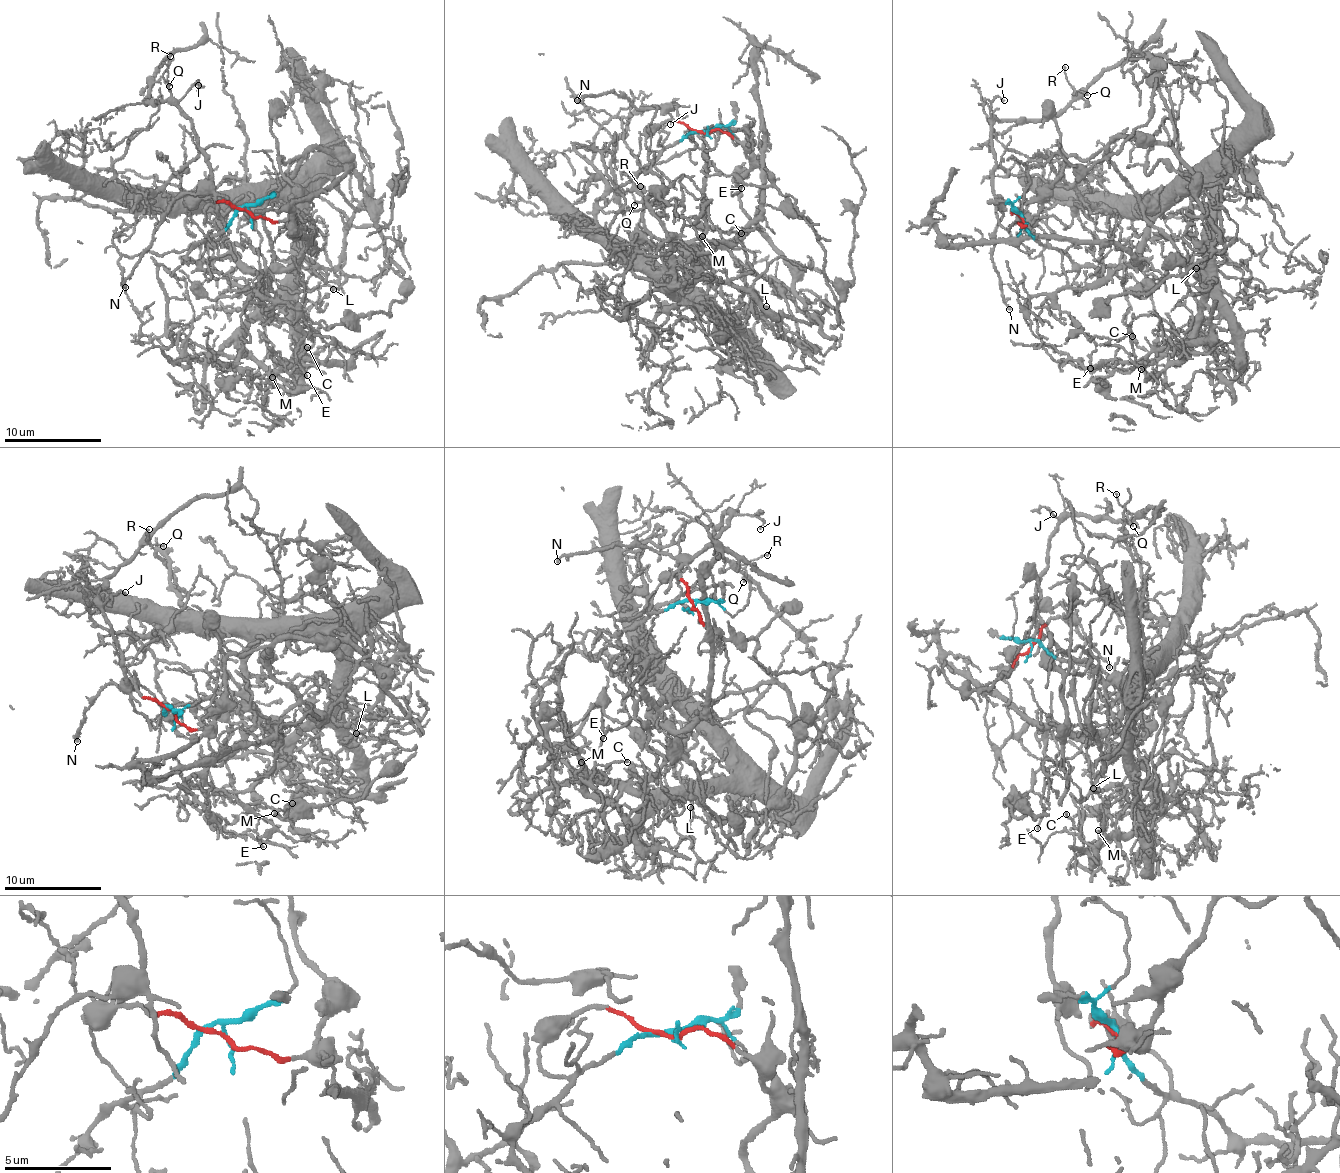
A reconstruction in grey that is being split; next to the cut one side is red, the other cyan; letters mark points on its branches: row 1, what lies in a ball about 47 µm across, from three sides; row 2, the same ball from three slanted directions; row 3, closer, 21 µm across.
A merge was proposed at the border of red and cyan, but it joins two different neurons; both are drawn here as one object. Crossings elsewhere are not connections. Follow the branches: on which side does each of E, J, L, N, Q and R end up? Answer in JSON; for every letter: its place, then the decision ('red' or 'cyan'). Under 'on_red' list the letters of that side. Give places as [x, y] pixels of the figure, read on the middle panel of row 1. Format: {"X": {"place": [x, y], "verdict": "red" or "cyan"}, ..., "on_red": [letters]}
{"E": {"place": [741, 188], "verdict": "cyan"}, "J": {"place": [670, 124], "verdict": "red"}, "L": {"place": [766, 306], "verdict": "cyan"}, "N": {"place": [577, 100], "verdict": "red"}, "Q": {"place": [634, 205], "verdict": "red"}, "R": {"place": [640, 186], "verdict": "red"}, "on_red": ["J", "N", "Q", "R"]}

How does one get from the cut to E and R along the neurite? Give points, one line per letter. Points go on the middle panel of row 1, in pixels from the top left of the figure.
E: (704, 132), (635, 177), (642, 222), (695, 240), (706, 227), (707, 158), (743, 183), (732, 195), (741, 189)
R: (704, 132), (665, 120), (674, 105), (642, 108), (616, 143), (610, 170), (619, 189), (641, 187)

